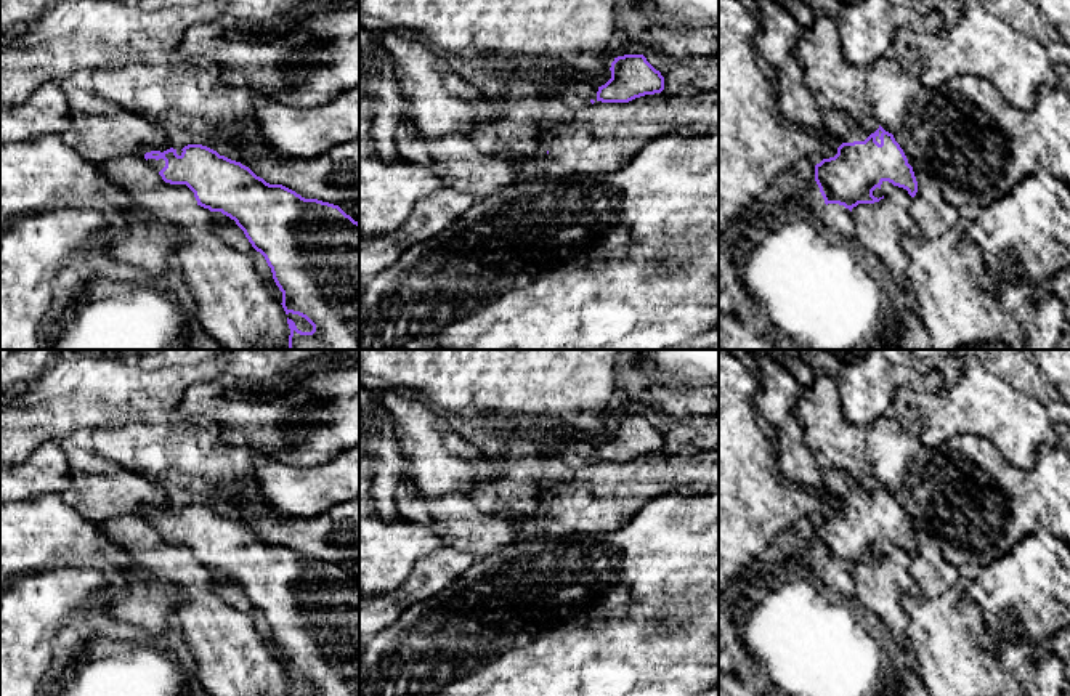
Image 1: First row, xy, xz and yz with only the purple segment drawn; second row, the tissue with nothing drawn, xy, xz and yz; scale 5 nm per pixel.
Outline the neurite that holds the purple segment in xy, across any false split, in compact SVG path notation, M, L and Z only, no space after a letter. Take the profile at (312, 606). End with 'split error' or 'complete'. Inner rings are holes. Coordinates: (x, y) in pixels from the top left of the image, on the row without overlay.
M188 504L183 508L160 508L149 505L140 510L144 518L170 544L186 544L197 564L210 571L221 571L236 581L252 606L260 611L271 627L273 638L282 651L286 674L298 674L311 685L311 691L302 691L287 677L289 696L359 696L359 582L347 574L338 564L318 558L305 558L282 544L270 544L241 521L220 515L202 504Z; split error

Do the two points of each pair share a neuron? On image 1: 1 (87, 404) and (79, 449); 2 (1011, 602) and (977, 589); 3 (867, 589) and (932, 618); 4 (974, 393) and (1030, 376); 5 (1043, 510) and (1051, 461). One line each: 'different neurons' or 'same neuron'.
1: different neurons
2: same neuron
3: different neurons
4: different neurons
5: same neuron

